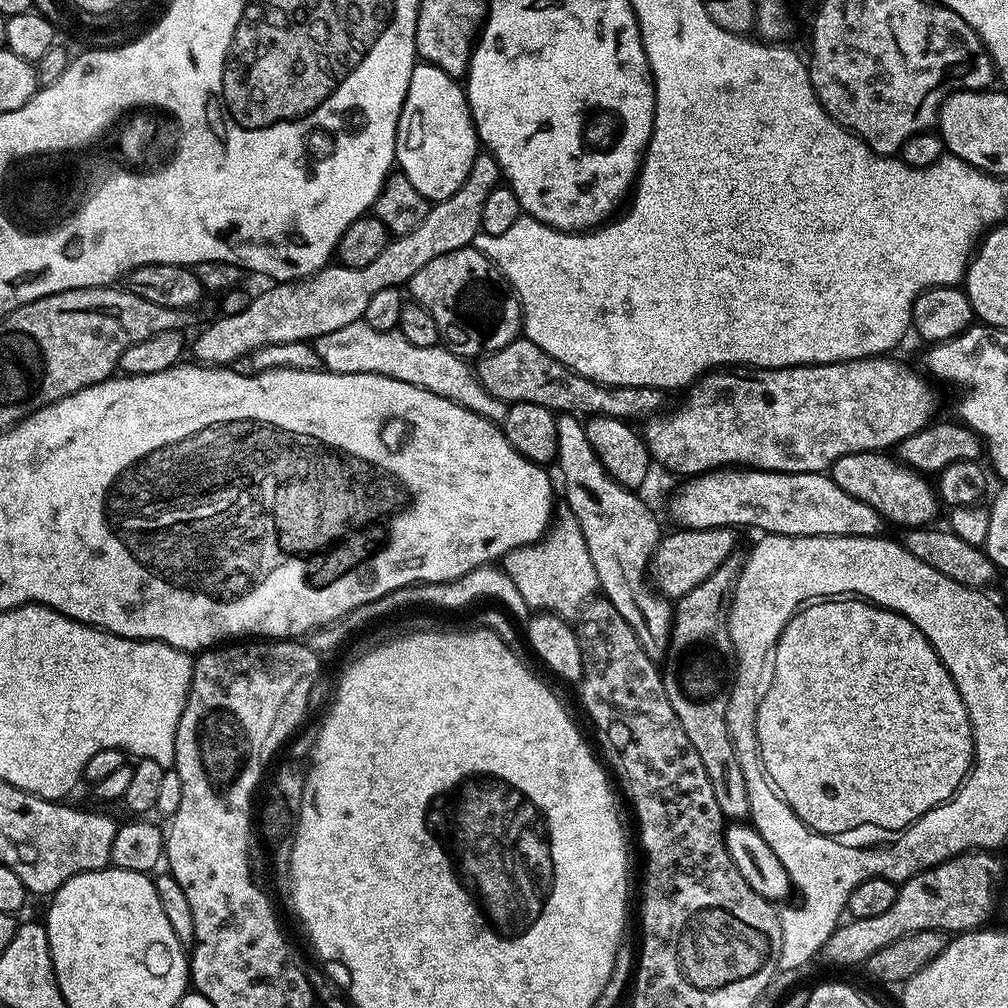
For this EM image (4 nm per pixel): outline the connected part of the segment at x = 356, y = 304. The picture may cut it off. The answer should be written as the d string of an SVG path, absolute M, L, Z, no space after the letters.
M486 150L477 152L474 166L470 166L470 174L466 174L466 182L462 182L462 186L458 186L458 190L454 190L454 194L450 194L450 198L435 201L429 207L426 218L422 218L422 222L418 222L418 226L414 226L414 230L389 239L386 250L382 250L382 254L378 254L378 258L374 258L374 262L357 268L336 262L306 280L273 283L268 286L272 288L266 289L265 292L256 292L249 306L242 313L233 316L221 315L220 320L214 321L209 328L202 329L200 337L193 344L191 341L190 352L192 350L196 355L193 357L205 366L229 366L234 358L251 355L260 347L300 341L314 342L322 334L342 330L342 326L350 326L350 322L363 320L366 314L366 305L370 303L370 298L374 298L374 294L378 294L378 290L400 288L407 285L408 281L414 278L414 274L417 274L422 266L426 266L426 263L432 262L434 258L449 253L451 250L469 247L475 241L476 235L481 232L482 205L486 203L486 198L490 198L490 194L496 188L501 187L501 184L502 173L495 156Z

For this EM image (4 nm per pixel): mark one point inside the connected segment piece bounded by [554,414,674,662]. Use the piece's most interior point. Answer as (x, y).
(621, 532)

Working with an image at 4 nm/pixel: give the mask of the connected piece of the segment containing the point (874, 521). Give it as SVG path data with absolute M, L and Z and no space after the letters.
M717 470L714 472L706 472L703 476L693 476L685 479L684 484L675 489L671 493L670 499L667 501L666 512L672 515L673 525L680 528L735 528L743 530L743 528L761 528L761 533L771 534L773 536L880 536L883 528L886 526L886 520L881 516L878 510L874 510L874 506L870 506L866 502L862 502L858 498L854 498L854 494L846 494L846 490L842 490L842 486L838 486L838 482L832 480L831 475L823 472L766 472L763 470Z

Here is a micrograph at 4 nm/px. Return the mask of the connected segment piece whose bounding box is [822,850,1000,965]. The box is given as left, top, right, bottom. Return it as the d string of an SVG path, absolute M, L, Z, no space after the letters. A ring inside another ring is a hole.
M988 850L963 852L945 864L928 868L899 885L894 906L874 918L849 919L830 934L822 949L823 959L832 964L863 965L870 954L878 954L882 946L898 942L898 938L918 930L938 928L948 934L979 929L996 908L996 883L1000 880L1000 864ZM848 923L848 924L847 924Z

